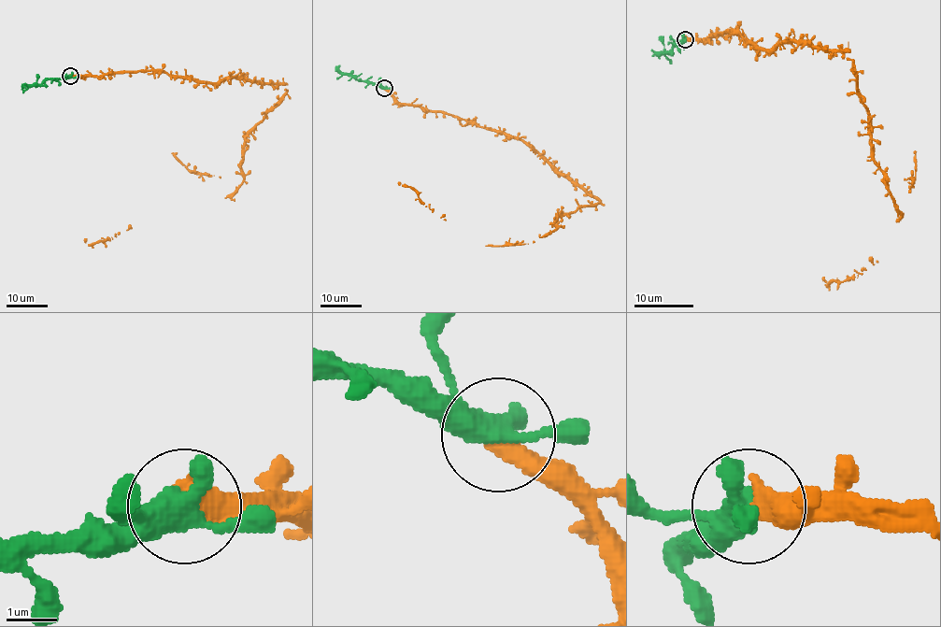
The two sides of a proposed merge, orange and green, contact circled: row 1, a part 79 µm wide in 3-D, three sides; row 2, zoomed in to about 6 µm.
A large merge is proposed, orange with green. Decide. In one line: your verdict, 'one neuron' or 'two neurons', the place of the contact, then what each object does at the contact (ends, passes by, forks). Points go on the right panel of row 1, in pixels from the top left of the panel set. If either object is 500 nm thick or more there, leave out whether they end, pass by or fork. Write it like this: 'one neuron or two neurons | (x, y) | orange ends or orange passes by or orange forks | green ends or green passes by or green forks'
one neuron | (685, 39)

